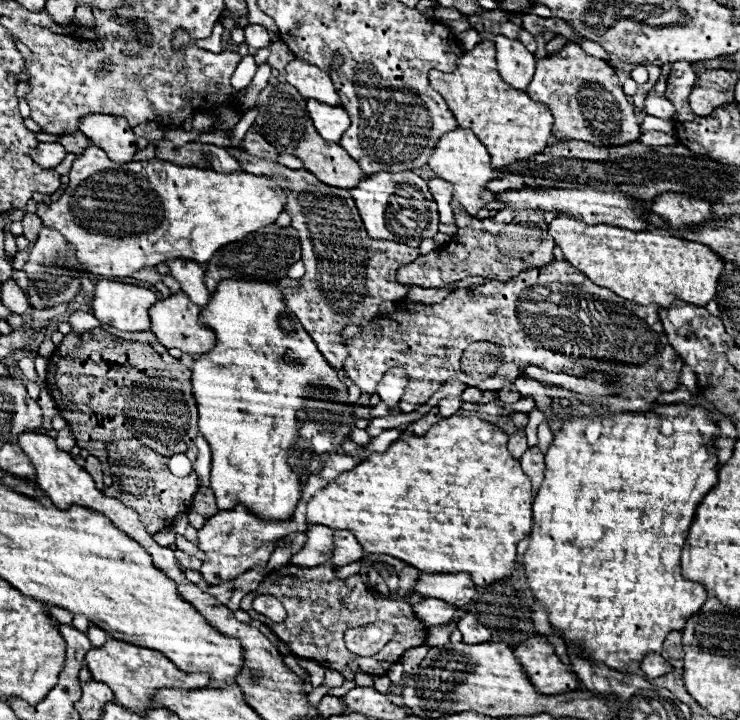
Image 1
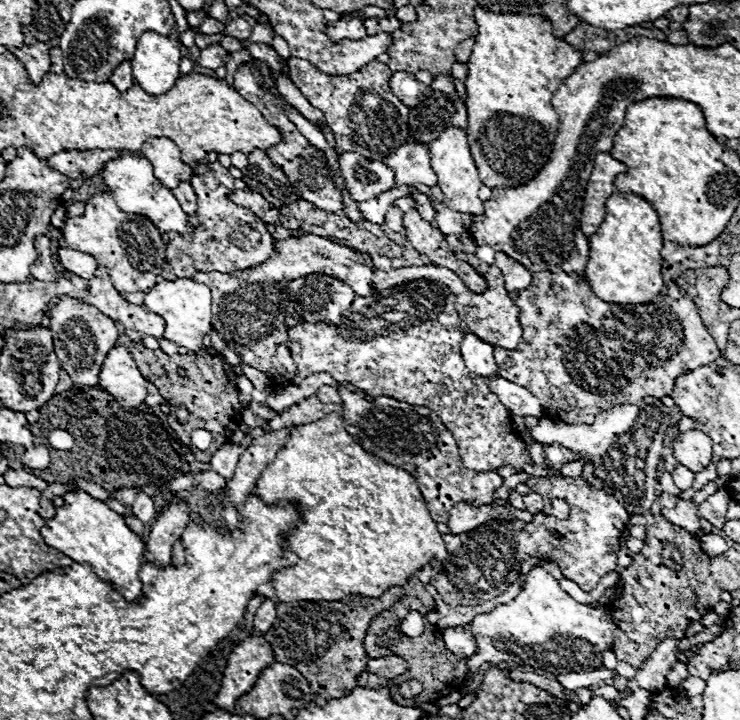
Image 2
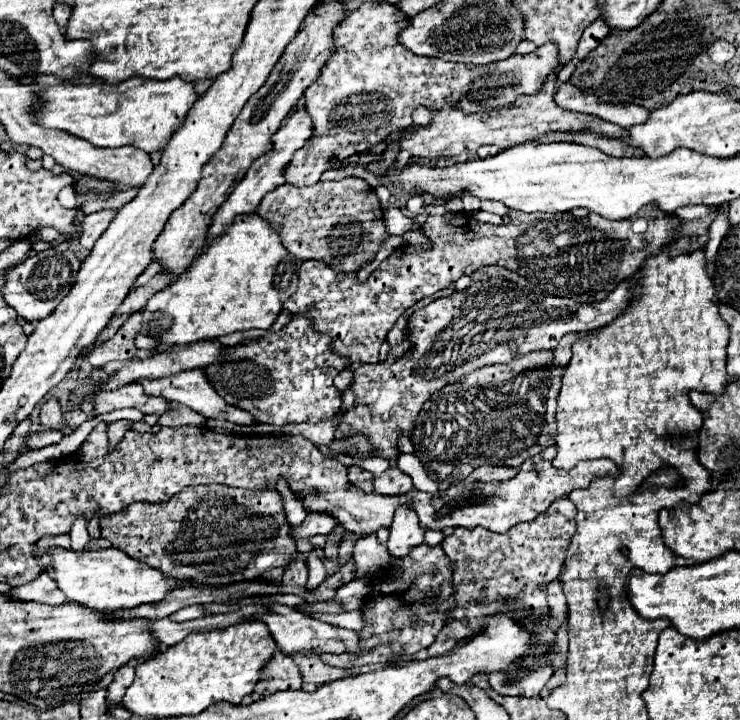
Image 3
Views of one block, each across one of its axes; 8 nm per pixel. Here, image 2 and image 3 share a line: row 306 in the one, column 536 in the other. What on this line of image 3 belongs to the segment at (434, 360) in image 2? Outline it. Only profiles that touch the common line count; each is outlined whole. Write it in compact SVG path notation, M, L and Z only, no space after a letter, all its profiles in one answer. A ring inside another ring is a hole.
M552 350L530 352L520 360L512 360L512 364L500 364L500 366L494 364L488 368L480 368L472 372L466 384L458 380L436 392L436 396L430 396L414 420L414 432L410 436L414 444L414 456L422 462L424 468L432 468L432 472L436 472L440 480L446 480L446 476L450 476L458 464L470 464L474 468L484 464L520 468L524 460L552 446L556 436L556 420L554 420L556 398L564 376L564 368L554 368L552 360L554 360ZM484 402L518 402L518 404L494 412Z

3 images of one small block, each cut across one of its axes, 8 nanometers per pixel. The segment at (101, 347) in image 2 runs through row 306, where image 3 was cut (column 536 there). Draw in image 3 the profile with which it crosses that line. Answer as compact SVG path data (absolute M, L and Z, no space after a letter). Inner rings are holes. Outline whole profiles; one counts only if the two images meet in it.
M366 2L352 14L348 14L332 32L334 38L334 56L322 66L322 72L318 80L306 90L306 110L314 120L314 134L306 142L304 148L300 148L288 168L284 170L286 182L294 186L312 186L320 180L322 172L330 170L330 160L346 160L352 154L370 150L372 146L388 140L390 134L408 130L414 126L412 112L418 106L426 106L428 110L436 110L442 106L454 106L460 108L464 114L476 114L484 112L488 108L500 108L514 104L516 96L522 94L536 94L540 92L540 86L544 86L544 80L548 80L550 74L558 72L560 60L558 60L558 48L554 42L548 42L540 48L536 48L532 54L516 54L502 62L494 62L488 66L474 66L474 64L454 64L444 62L436 58L426 58L408 52L400 42L398 36L402 28L410 24L410 18L400 12L400 8L388 4L388 2Z

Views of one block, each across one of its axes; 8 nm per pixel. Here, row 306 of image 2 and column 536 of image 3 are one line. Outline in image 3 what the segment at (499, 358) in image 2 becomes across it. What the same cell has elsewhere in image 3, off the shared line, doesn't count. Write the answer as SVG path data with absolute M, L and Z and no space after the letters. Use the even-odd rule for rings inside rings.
M560 498L536 520L522 522L504 534L494 534L486 528L456 528L450 536L446 536L442 540L442 548L454 570L454 606L448 612L442 632L430 644L428 656L444 654L446 650L452 650L460 638L470 638L472 634L482 632L488 616L506 614L532 634L530 650L520 660L514 660L506 670L492 672L488 682L504 696L538 696L554 674L548 654L556 644L556 632L548 626L550 606L546 586L560 576L574 532L574 516L576 506L568 498Z

